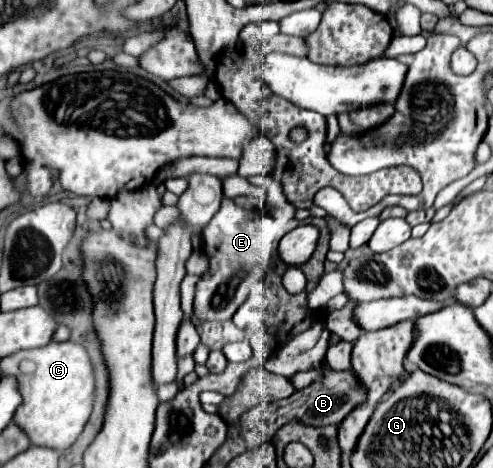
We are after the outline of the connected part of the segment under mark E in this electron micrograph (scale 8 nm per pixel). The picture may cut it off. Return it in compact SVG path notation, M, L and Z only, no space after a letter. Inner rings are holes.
M224 199L222 207L214 215L214 221L204 229L204 251L210 259L210 269L200 277L194 297L194 315L200 321L228 321L236 309L246 301L248 289L256 277L264 279L270 259L272 245L284 233L288 225L276 225L274 213L244 211L232 199ZM282 227L282 229L280 229Z

